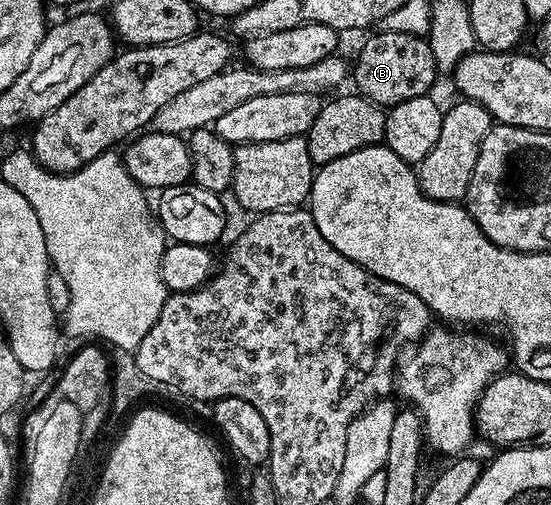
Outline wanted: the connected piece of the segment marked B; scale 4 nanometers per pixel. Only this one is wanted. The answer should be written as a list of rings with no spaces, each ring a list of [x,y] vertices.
[[[376,31],[361,46],[360,53],[356,56],[356,64],[354,60],[351,65],[350,80],[351,83],[356,83],[355,91],[381,106],[401,104],[410,98],[429,95],[438,83],[438,73],[427,39],[414,34]]]

